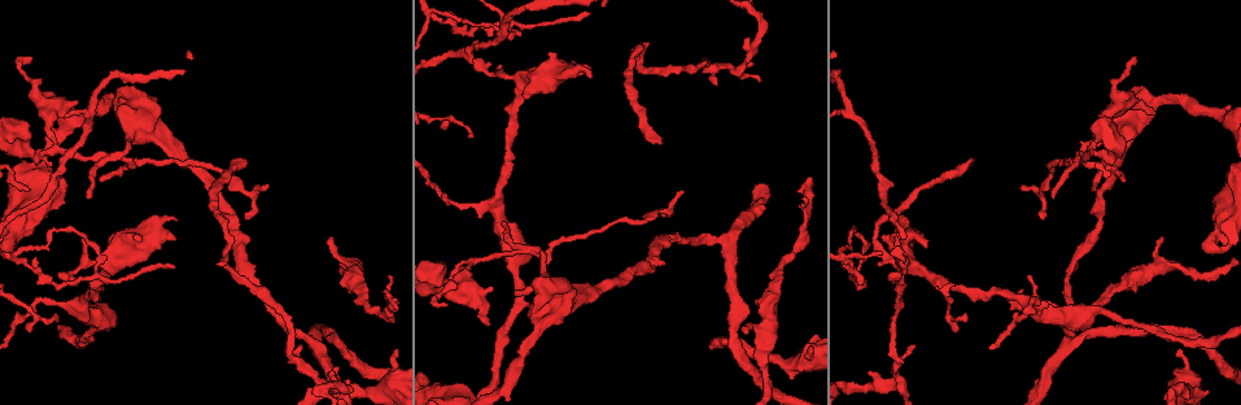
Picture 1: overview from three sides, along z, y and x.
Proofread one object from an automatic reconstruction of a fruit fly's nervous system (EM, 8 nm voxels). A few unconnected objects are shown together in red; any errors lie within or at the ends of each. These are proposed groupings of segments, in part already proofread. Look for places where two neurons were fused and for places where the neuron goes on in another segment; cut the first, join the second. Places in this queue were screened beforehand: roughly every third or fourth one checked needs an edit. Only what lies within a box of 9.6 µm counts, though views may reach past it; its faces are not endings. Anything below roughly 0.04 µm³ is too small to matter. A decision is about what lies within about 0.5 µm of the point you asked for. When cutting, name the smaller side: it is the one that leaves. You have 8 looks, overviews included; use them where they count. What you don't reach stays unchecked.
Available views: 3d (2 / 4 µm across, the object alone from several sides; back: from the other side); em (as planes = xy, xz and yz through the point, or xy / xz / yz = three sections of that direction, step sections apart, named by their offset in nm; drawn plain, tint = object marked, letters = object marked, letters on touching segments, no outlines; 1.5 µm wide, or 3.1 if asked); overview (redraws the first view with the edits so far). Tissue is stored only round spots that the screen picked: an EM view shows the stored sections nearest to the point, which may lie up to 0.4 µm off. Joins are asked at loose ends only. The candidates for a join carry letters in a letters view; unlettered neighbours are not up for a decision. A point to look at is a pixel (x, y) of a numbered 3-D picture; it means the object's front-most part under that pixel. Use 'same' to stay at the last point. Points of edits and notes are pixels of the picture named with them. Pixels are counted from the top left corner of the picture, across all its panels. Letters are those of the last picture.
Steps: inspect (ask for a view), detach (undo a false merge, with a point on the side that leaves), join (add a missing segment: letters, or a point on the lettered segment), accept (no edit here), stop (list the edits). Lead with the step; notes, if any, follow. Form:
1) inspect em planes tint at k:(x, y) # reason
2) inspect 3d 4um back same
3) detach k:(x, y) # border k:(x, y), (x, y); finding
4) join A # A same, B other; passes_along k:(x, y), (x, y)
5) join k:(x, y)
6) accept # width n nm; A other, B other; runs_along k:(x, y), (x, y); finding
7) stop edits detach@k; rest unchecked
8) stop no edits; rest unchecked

inspect 3d 2um back at 1:(486, 323) # branch stops here

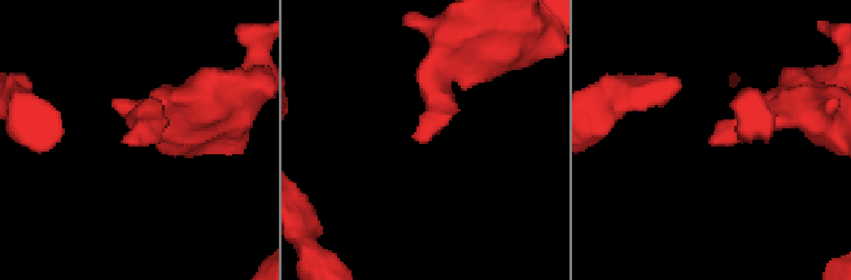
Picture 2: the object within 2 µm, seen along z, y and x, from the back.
inspect em planes tint at 2:(127, 141)

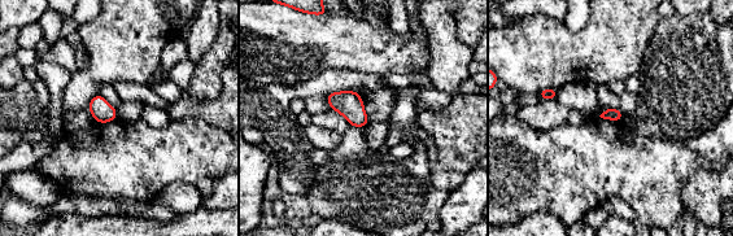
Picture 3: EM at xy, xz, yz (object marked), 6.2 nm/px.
inspect em planes letters same

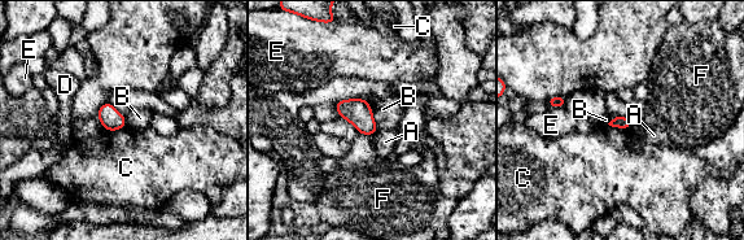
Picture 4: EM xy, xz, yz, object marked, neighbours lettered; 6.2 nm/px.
accept # longest_contact B 160 nm; A other, B other, C other, D other, E other, F other; none of them fits

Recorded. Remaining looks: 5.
inspect 3d 2um at 1:(228, 232) # abrupt turn

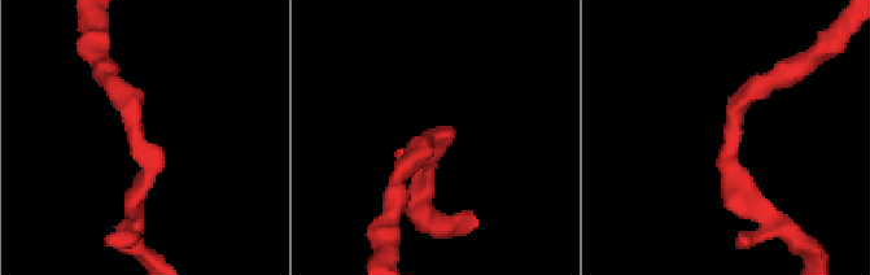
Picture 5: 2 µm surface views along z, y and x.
inspect em planes plain at 5:(133, 126)

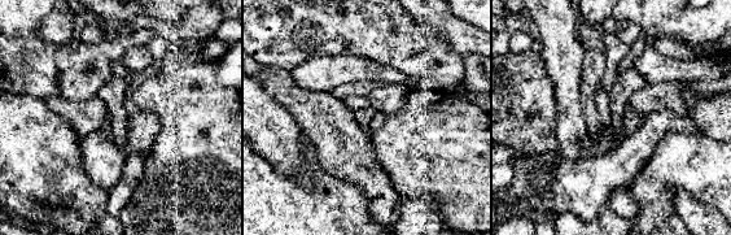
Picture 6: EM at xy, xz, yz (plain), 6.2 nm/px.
inspect em planes letters same # what lies round it

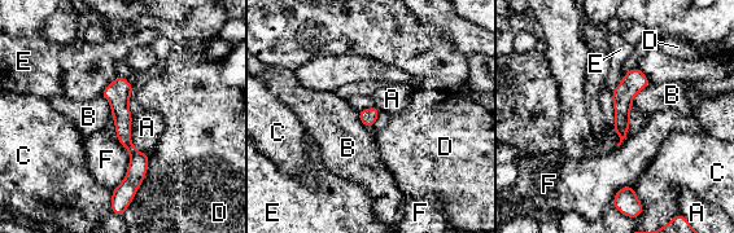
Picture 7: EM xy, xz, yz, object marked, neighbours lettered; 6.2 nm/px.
accept # width 100 nm; A other, B other, C other, D other, E other, F other; continuous, no second neuron

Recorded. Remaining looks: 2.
stop no edits; rest unchecked

